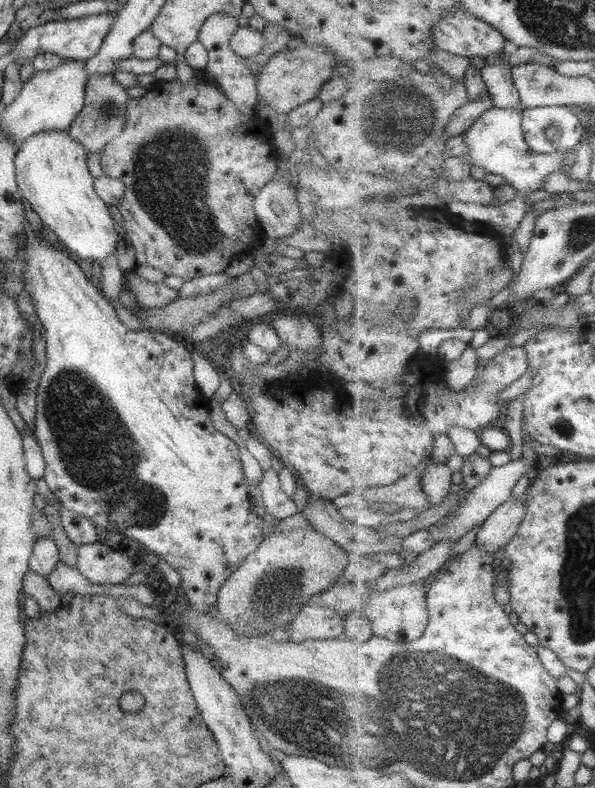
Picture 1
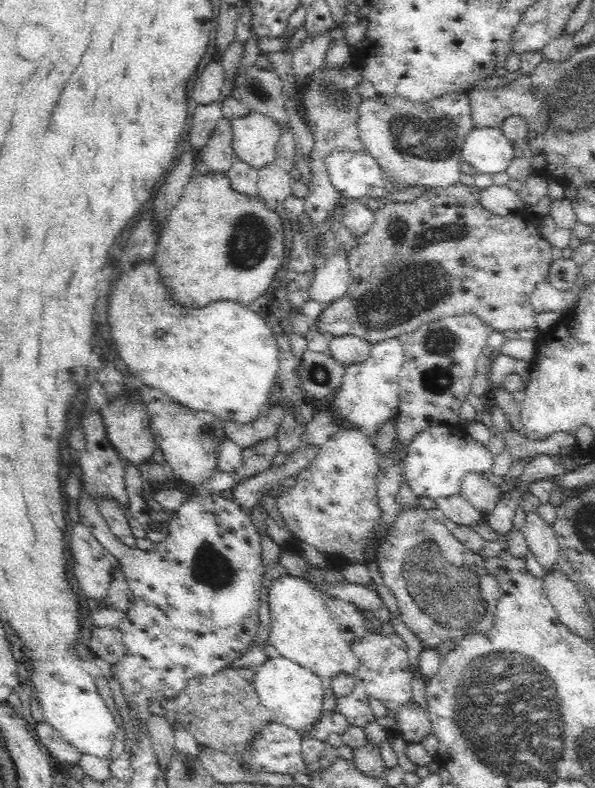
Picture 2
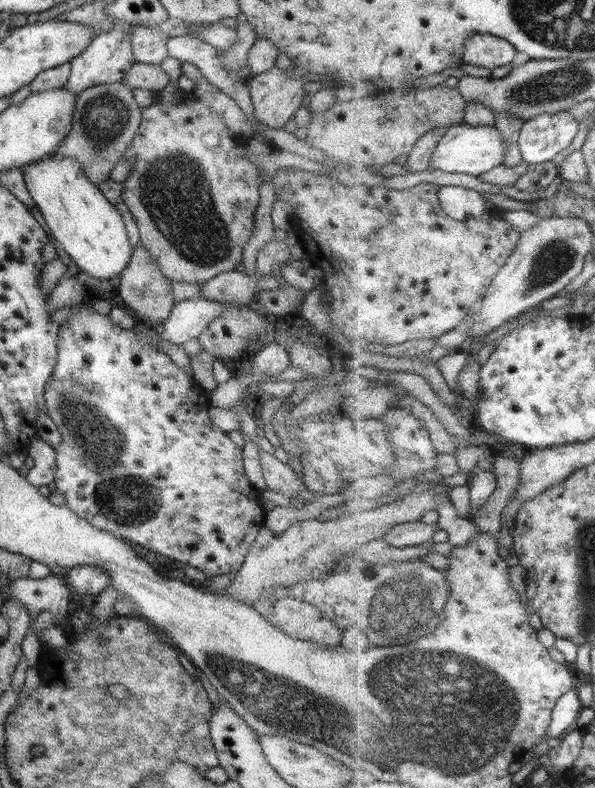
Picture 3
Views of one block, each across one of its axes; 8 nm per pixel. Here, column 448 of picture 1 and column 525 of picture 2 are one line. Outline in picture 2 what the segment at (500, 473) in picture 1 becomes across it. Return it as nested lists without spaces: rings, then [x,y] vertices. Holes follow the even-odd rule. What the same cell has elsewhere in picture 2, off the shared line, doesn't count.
[[[538,512],[528,514],[525,522],[520,528],[522,537],[526,540],[528,549],[532,556],[540,562],[545,574],[552,574],[557,566],[560,554],[559,543],[553,527],[546,524],[539,516]]]

